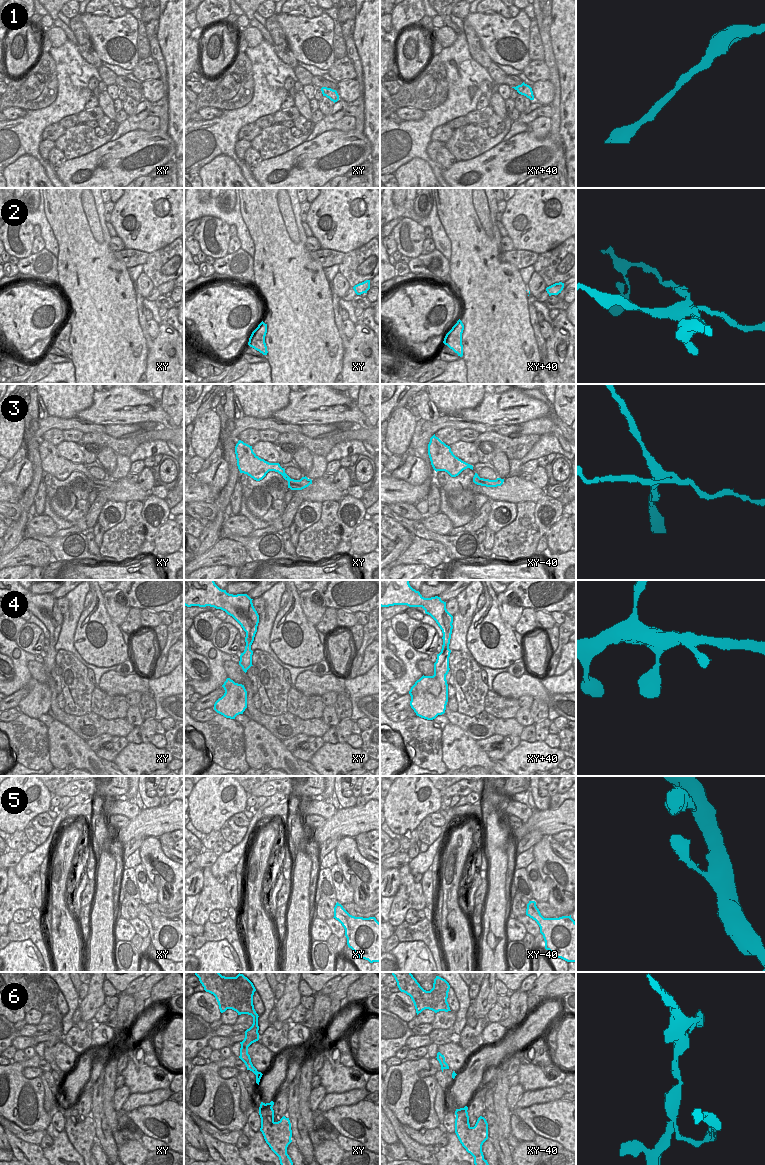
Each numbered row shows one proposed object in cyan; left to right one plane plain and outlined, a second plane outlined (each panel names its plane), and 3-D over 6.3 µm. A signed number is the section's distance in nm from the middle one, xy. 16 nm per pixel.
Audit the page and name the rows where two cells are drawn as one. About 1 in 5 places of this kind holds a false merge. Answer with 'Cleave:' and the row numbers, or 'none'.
Cleave: 2, 3, 6

